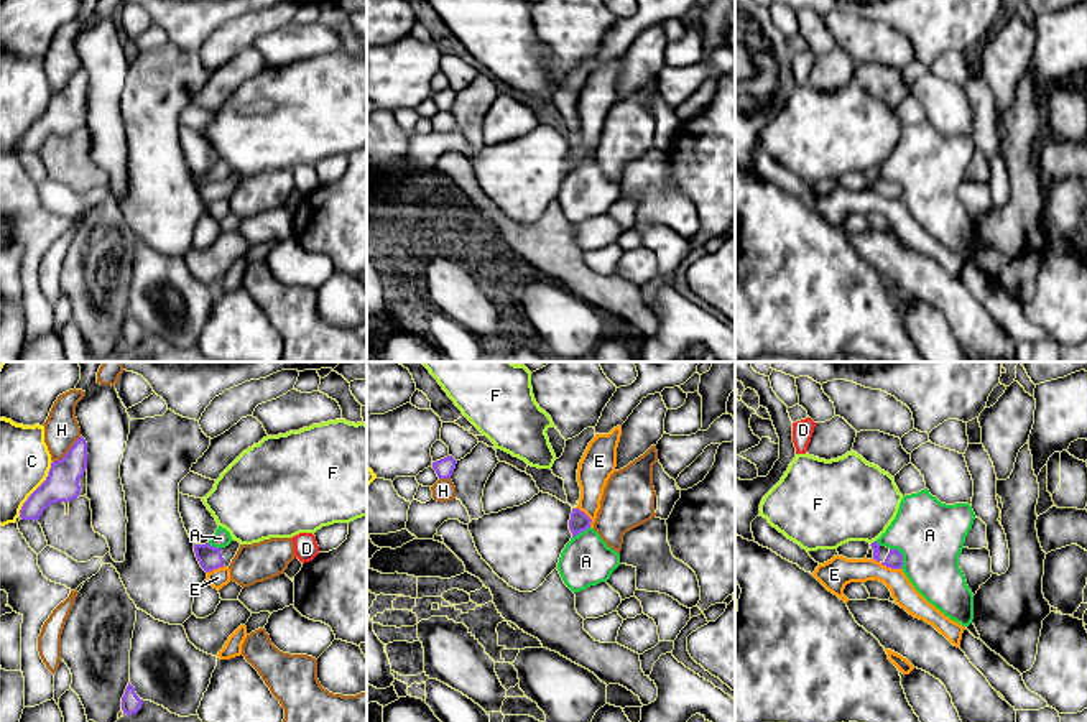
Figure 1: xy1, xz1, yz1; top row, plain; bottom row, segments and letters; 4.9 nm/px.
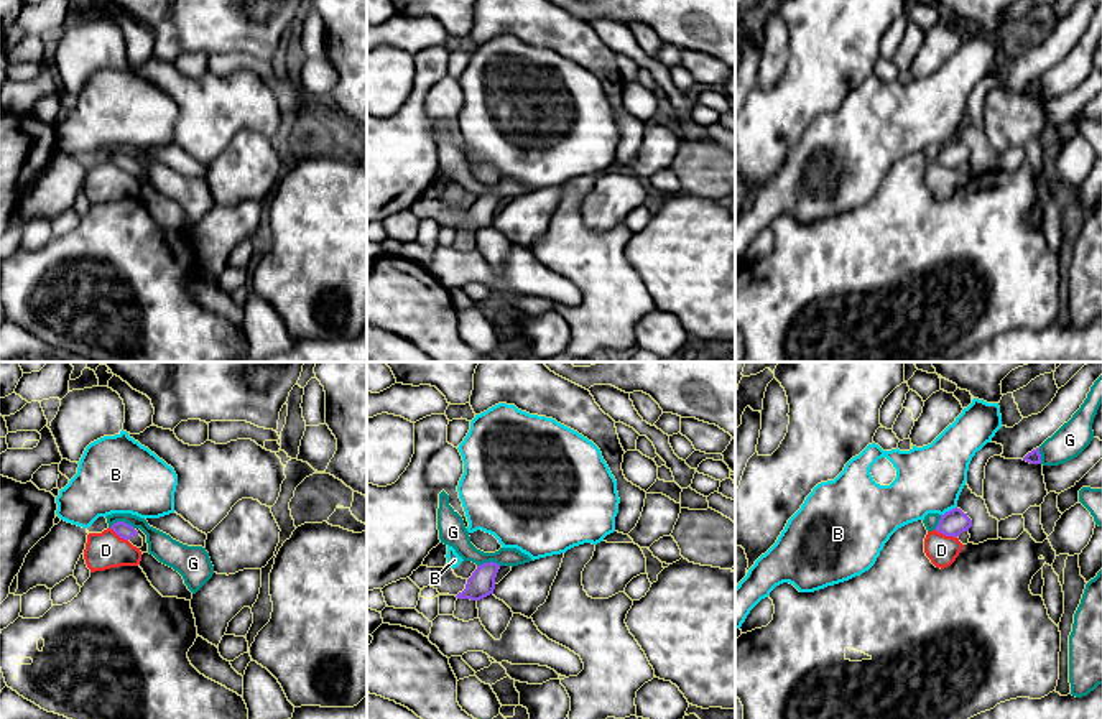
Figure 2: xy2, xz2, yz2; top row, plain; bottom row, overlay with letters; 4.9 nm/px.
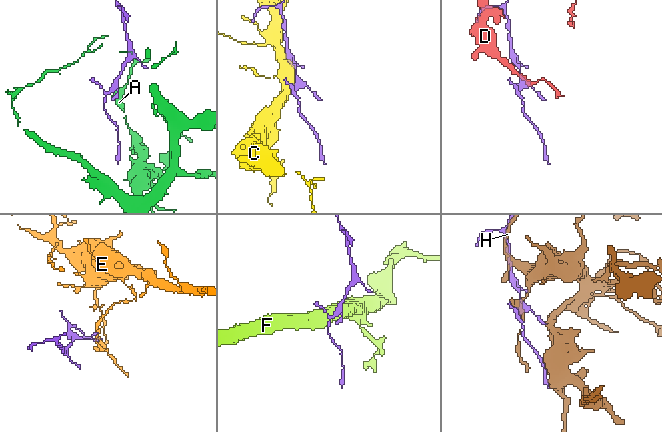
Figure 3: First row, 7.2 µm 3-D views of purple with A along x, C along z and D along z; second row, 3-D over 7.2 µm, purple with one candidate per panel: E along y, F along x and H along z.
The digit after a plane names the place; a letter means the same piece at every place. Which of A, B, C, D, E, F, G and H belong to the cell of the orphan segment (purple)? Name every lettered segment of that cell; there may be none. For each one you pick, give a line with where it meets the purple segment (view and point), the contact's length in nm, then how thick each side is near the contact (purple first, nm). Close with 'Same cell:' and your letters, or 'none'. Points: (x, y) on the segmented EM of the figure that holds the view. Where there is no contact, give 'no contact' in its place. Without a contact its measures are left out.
Same cell: none

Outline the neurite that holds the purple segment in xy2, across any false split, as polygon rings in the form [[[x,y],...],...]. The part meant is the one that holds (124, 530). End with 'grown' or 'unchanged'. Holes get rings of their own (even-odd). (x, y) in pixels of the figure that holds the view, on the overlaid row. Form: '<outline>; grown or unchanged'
[[[117,522],[110,526],[120,538],[128,540],[133,546],[141,548],[143,546],[143,538],[138,535],[138,531],[125,523],[125,522]]]; grown

